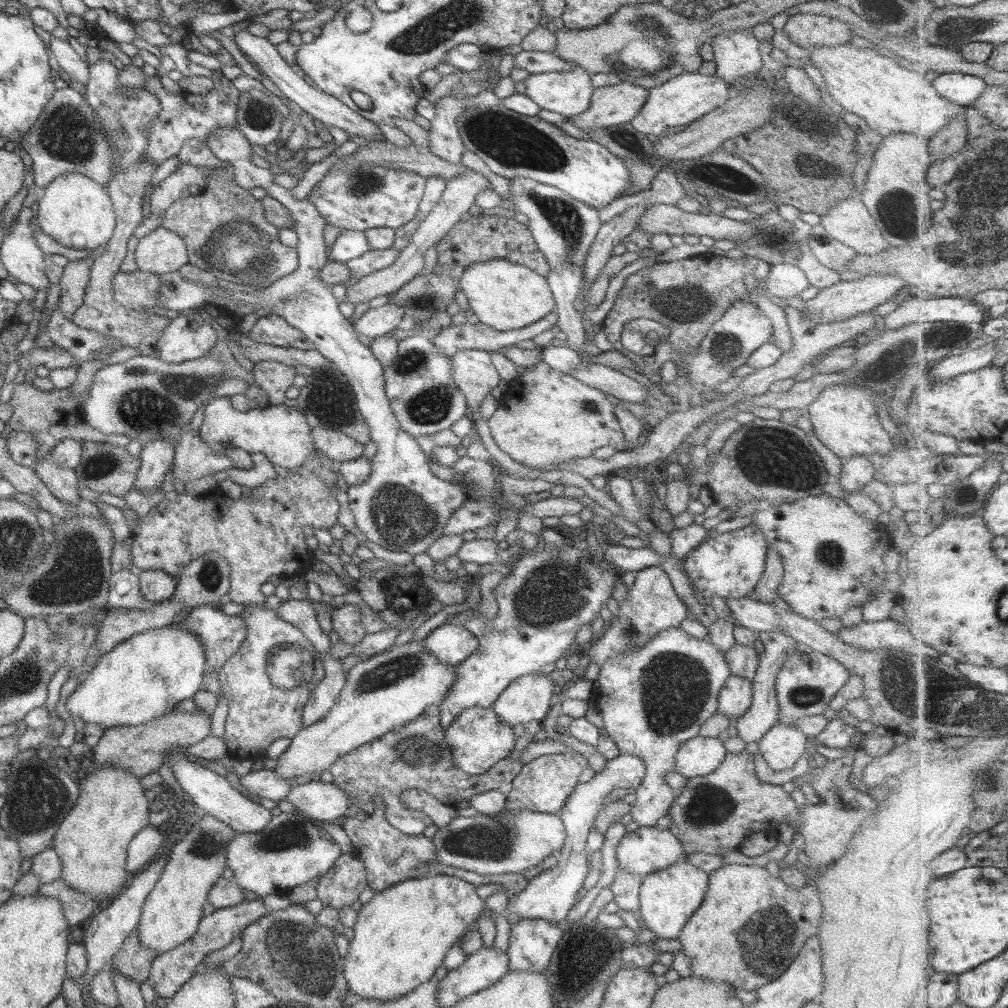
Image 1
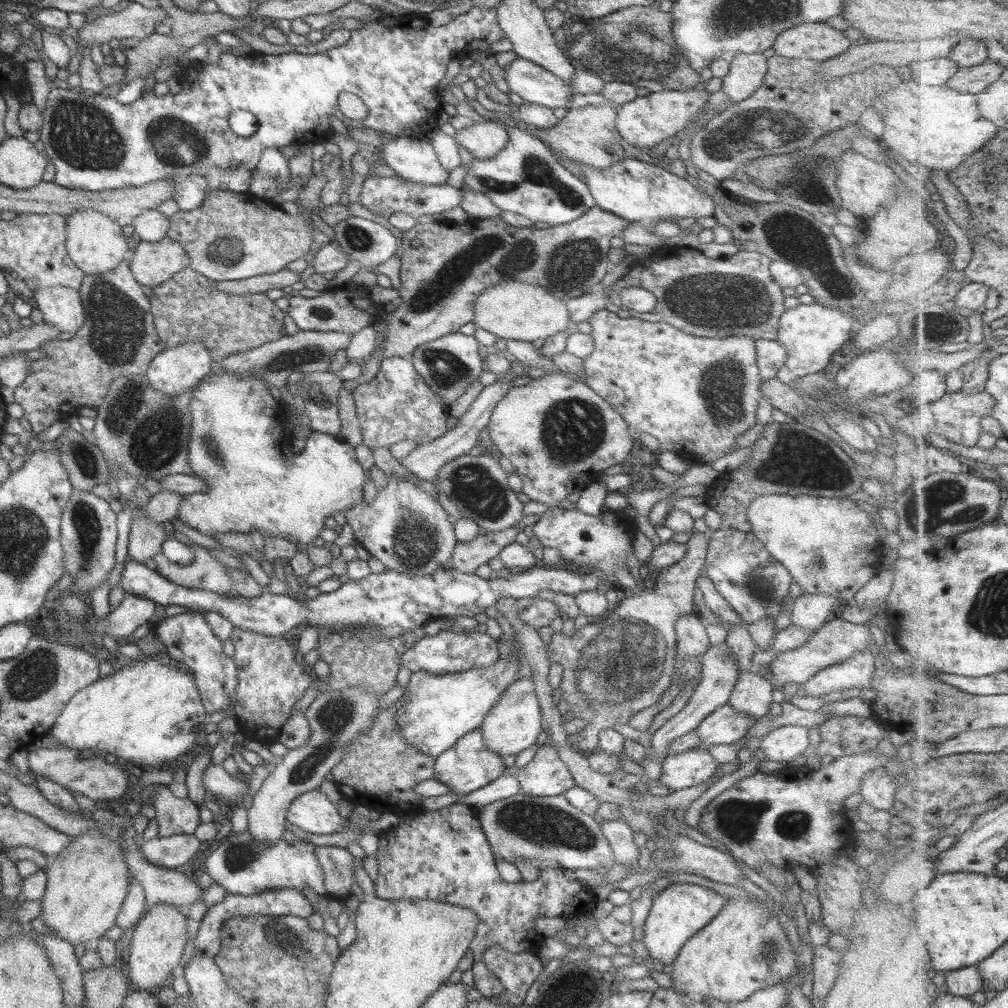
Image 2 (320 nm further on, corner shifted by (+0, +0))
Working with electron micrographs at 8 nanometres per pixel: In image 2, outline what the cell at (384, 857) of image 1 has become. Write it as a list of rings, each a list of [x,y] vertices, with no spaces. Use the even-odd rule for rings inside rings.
[[[460,802],[453,803],[447,807],[435,811],[424,811],[411,815],[407,823],[399,822],[392,826],[393,840],[389,838],[391,832],[385,832],[378,839],[375,859],[378,862],[377,879],[374,884],[373,896],[385,900],[429,900],[443,902],[451,906],[463,906],[470,910],[478,920],[473,938],[469,941],[468,949],[473,955],[473,964],[470,968],[473,986],[483,997],[495,997],[501,994],[502,985],[500,979],[487,970],[482,961],[485,949],[498,946],[499,949],[510,953],[534,952],[537,954],[539,944],[537,933],[533,929],[533,919],[537,916],[543,918],[555,918],[578,916],[593,910],[595,900],[590,891],[576,879],[568,880],[563,875],[562,868],[538,869],[538,877],[533,881],[519,879],[515,882],[501,880],[496,869],[496,862],[491,856],[489,844],[483,834],[478,821],[475,808],[465,806]]]

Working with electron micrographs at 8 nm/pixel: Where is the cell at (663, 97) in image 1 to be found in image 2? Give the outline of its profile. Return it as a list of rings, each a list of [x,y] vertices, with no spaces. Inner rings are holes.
[[[660,90],[645,96],[634,98],[616,107],[614,122],[615,130],[623,141],[635,148],[651,148],[664,139],[670,140],[677,131],[685,129],[705,104],[707,91],[691,90]]]

